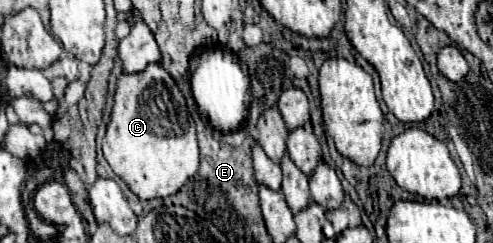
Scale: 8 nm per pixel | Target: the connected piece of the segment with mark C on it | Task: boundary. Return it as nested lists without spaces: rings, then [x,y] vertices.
[[[148,64],[146,70],[138,74],[120,74],[102,152],[114,174],[120,176],[140,200],[168,198],[196,174],[196,130],[188,124],[182,92],[160,64]]]

